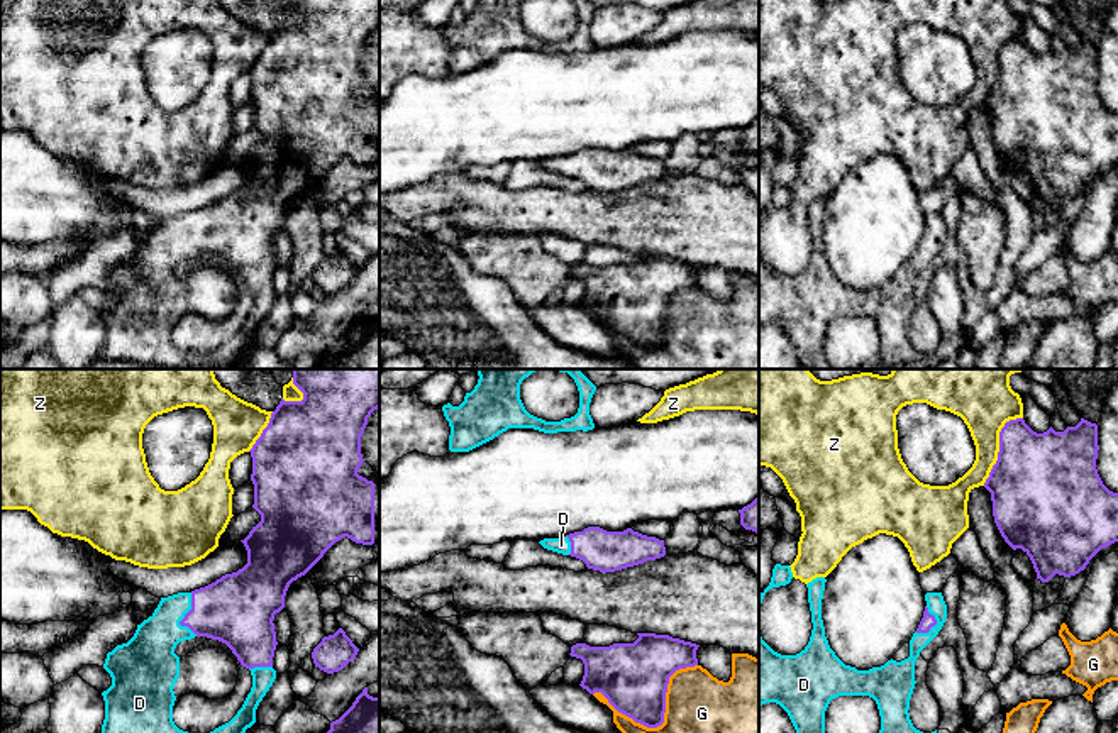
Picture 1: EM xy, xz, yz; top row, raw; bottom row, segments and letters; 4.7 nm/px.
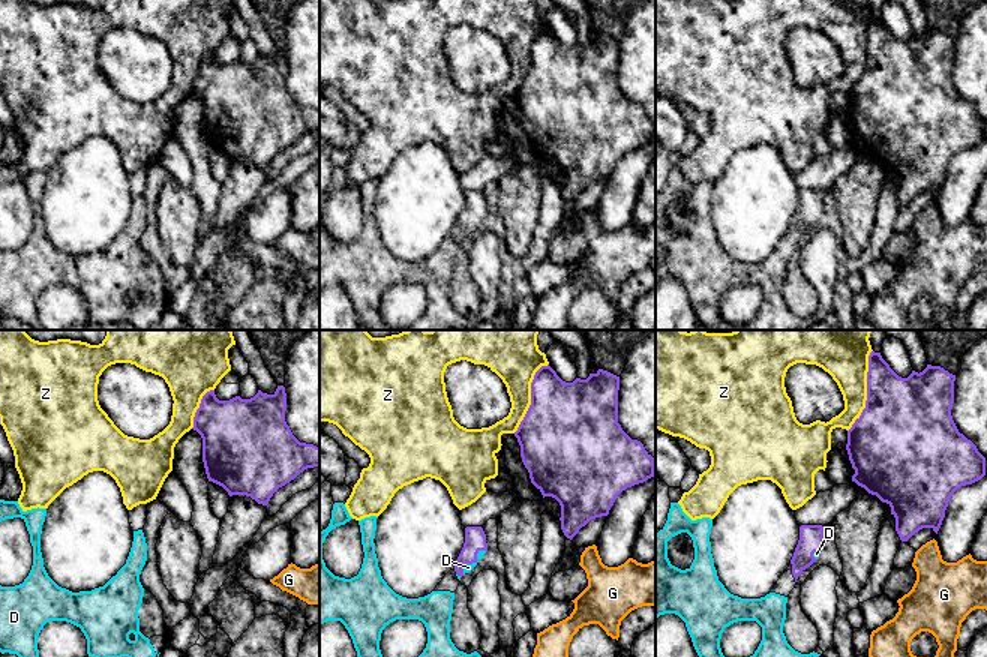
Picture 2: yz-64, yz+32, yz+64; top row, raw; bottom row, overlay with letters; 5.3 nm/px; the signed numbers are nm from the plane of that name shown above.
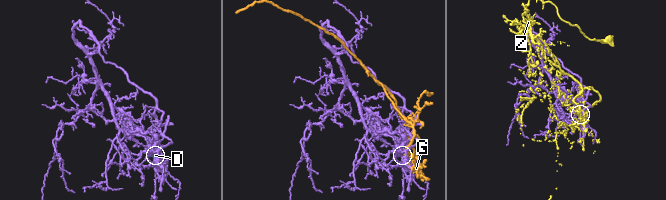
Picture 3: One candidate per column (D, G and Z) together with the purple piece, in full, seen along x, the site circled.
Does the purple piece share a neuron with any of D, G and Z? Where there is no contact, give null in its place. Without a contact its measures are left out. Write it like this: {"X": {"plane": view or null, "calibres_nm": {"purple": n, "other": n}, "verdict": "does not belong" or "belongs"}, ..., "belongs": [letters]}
{"D": {"plane": "xy", "calibres_nm": {"purple": 340, "other": 240}, "verdict": "belongs"}, "G": {"plane": "xz", "calibres_nm": {"purple": 320, "other": 500}, "verdict": "does not belong"}, "Z": {"plane": "yz", "calibres_nm": {"purple": 460, "other": 260}, "verdict": "does not belong"}, "belongs": ["D"]}

